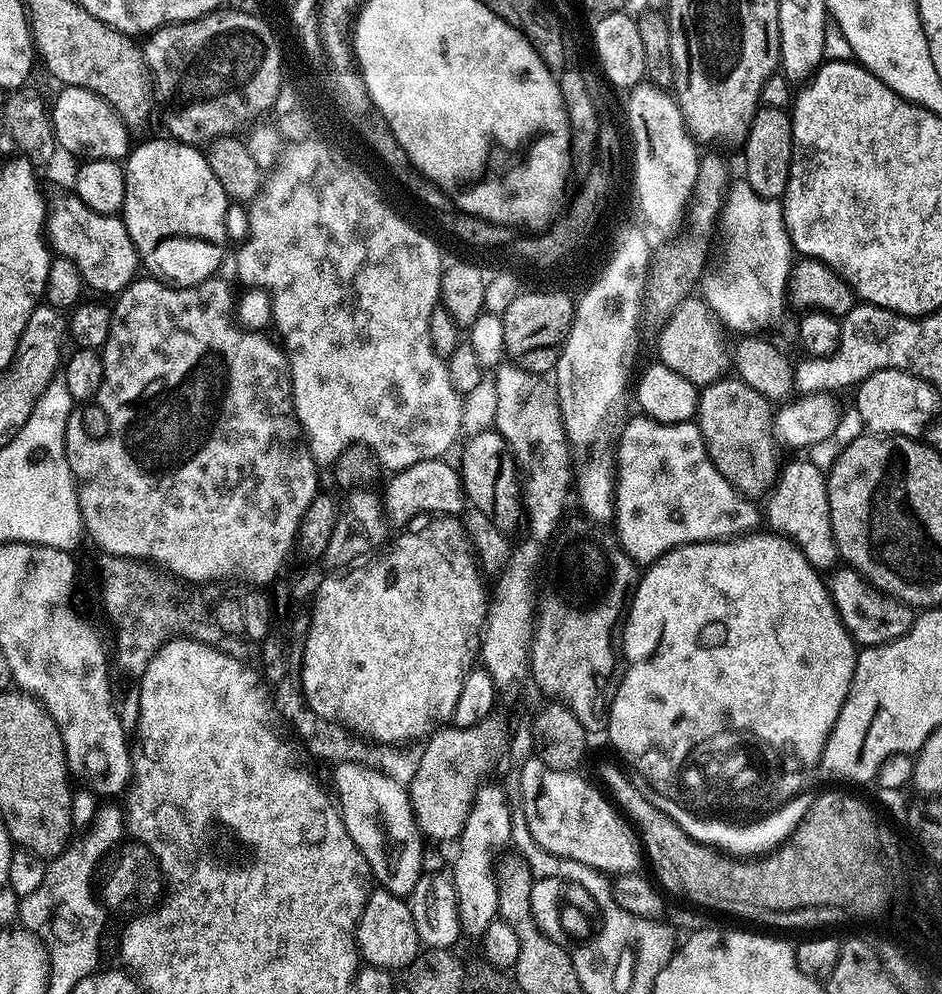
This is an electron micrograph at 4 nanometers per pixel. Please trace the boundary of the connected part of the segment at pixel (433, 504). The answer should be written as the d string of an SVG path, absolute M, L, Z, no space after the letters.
M444 458L423 460L409 468L401 468L393 475L396 477L382 491L383 516L389 525L408 524L415 516L463 513L466 507L464 485L460 482L459 471L446 461Z

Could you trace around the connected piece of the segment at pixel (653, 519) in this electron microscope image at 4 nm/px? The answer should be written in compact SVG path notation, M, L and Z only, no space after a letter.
M636 414L621 430L620 445L614 451L614 493L615 535L620 547L636 566L655 564L657 558L667 554L671 548L734 538L759 529L762 524L761 509L759 512L749 497L740 495L730 486L730 482L726 482L726 478L722 478L722 474L718 474L714 462L708 456L700 425L696 422L663 424L651 420L649 416Z

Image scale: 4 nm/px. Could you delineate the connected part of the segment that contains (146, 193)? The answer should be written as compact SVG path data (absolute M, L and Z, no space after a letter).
M167 138L168 140L144 140L140 145L133 147L129 151L124 165L124 181L126 182L126 194L124 195L124 206L122 209L122 219L126 230L130 234L130 238L136 247L137 257L149 268L151 275L155 279L163 280L165 284L171 284L177 288L189 288L195 284L200 284L204 280L213 279L217 275L216 272L220 268L220 263L224 260L224 247L228 244L228 204L230 205L230 197L222 190L222 182L218 182L218 178L214 178L214 170L210 170L208 165L208 157L199 147L190 144L181 144L175 138Z

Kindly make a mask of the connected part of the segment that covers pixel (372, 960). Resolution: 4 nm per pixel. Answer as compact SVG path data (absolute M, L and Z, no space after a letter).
M383 890L369 891L368 901L360 915L360 921L356 927L356 947L362 957L364 964L373 964L379 968L387 968L389 970L407 969L410 962L414 962L414 958L422 950L420 942L420 929L416 923L416 919L412 917L412 905L405 897L395 896Z

